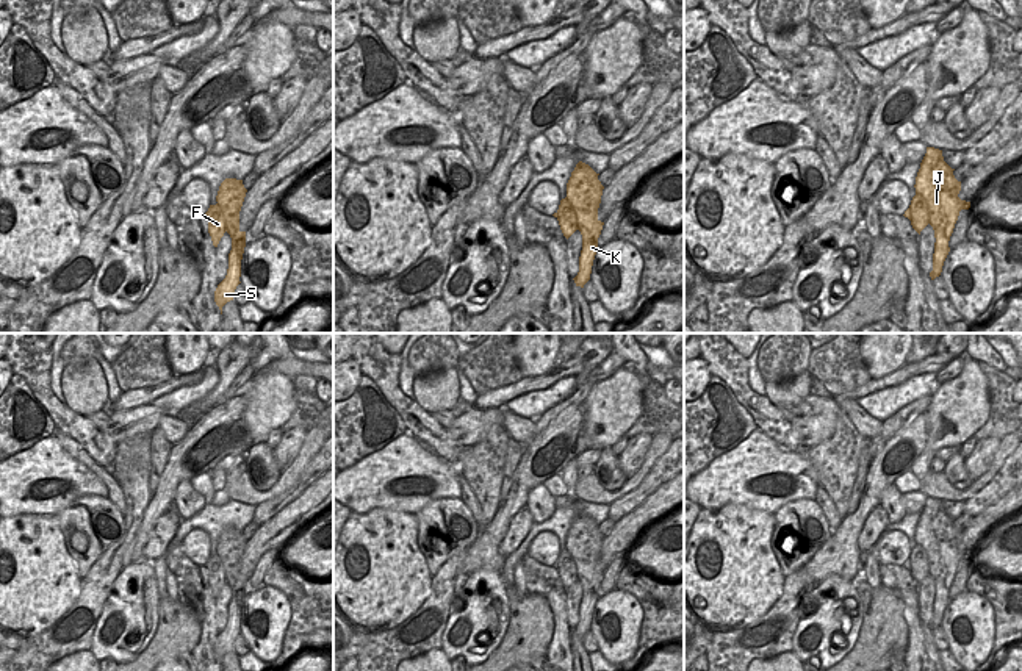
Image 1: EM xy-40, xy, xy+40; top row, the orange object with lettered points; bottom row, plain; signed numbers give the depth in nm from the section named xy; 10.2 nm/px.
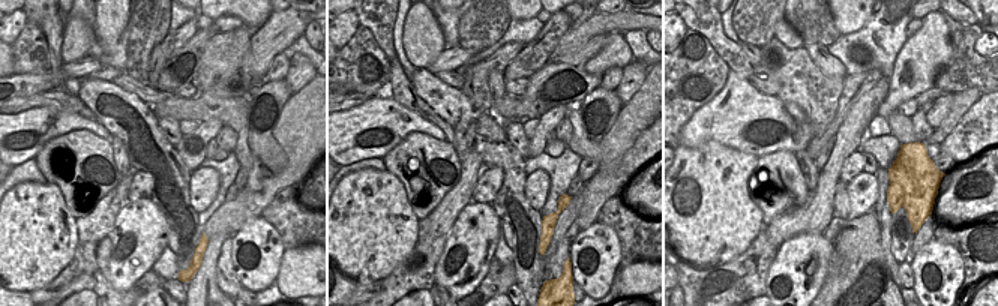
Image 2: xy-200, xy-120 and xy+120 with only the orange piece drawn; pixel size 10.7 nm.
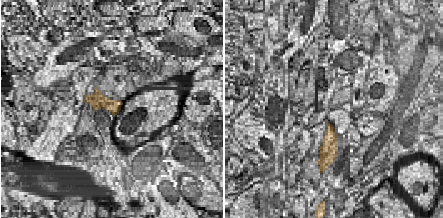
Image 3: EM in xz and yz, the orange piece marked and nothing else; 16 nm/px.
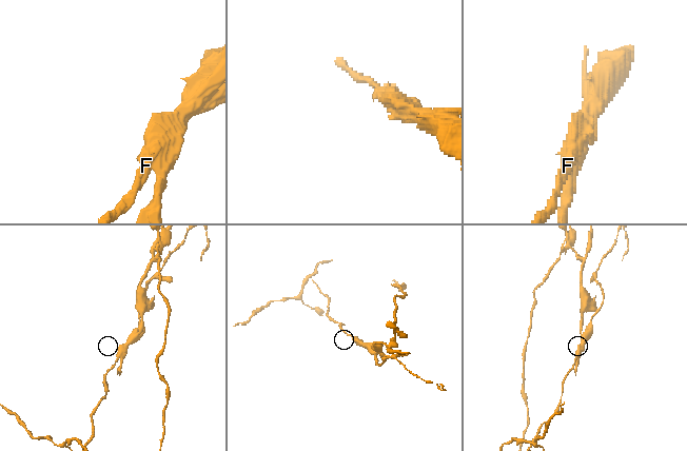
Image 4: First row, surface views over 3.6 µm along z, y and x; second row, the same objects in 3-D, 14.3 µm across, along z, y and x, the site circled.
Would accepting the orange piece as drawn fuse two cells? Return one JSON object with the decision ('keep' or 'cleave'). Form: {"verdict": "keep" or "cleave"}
{"verdict": "cleave"}

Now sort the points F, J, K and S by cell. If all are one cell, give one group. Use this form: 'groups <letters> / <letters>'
groups F / J K S

